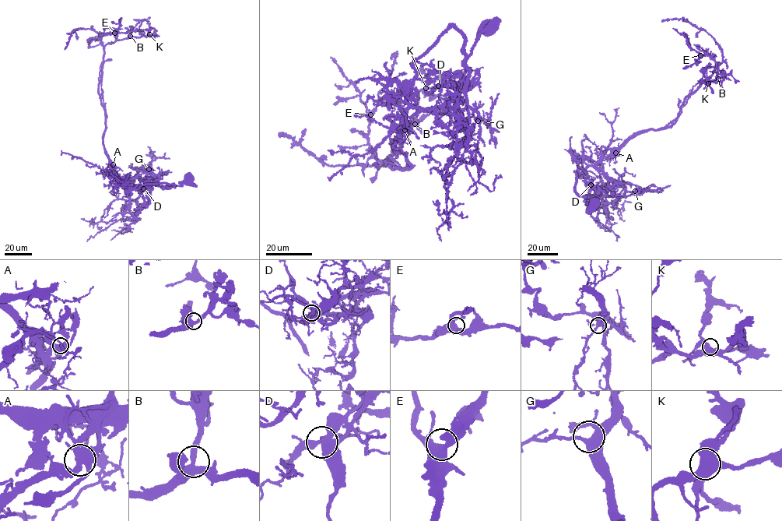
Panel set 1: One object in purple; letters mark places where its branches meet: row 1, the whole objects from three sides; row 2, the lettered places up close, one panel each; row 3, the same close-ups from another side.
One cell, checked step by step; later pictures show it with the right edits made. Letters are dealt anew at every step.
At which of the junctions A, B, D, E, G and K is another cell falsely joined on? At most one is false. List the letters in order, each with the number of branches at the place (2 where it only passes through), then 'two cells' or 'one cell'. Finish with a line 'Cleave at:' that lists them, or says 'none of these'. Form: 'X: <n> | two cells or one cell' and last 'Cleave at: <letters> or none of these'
A: 5 | one cell
B: 4 | one cell
D: 4 | one cell
E: 4 | one cell
G: 3 | one cell
K: 4 | one cell
Cleave at: none of these

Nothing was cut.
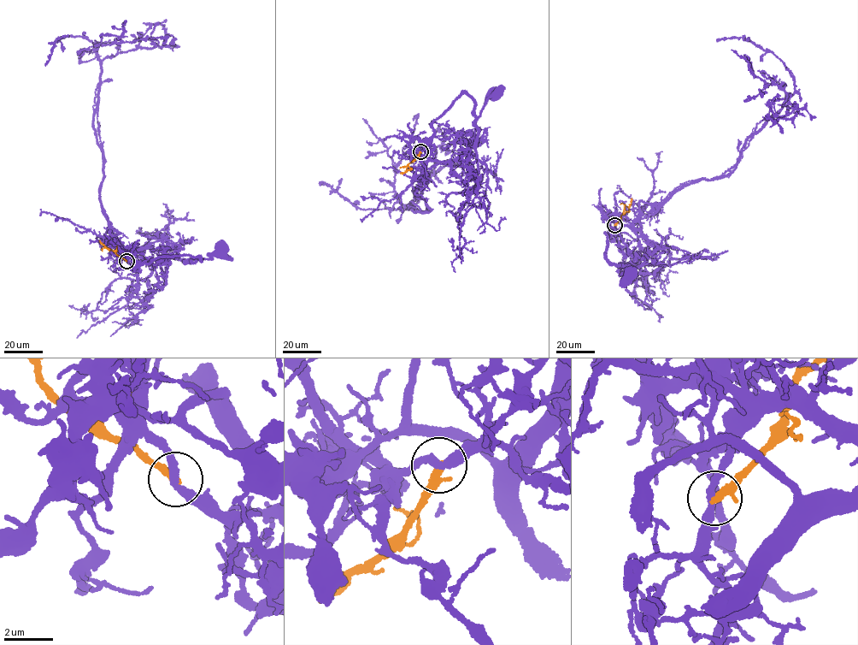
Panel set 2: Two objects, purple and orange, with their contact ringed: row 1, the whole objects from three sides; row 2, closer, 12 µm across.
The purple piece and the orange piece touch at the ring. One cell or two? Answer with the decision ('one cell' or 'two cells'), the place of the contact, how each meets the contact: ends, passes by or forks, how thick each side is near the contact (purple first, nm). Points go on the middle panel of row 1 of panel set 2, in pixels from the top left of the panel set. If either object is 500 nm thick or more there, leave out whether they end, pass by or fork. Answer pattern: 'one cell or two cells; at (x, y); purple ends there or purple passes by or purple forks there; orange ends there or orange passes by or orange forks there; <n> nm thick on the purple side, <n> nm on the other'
two cells; at (420, 151); purple passes by; orange ends there; 280 nm thick on the purple side, 320 nm on the other

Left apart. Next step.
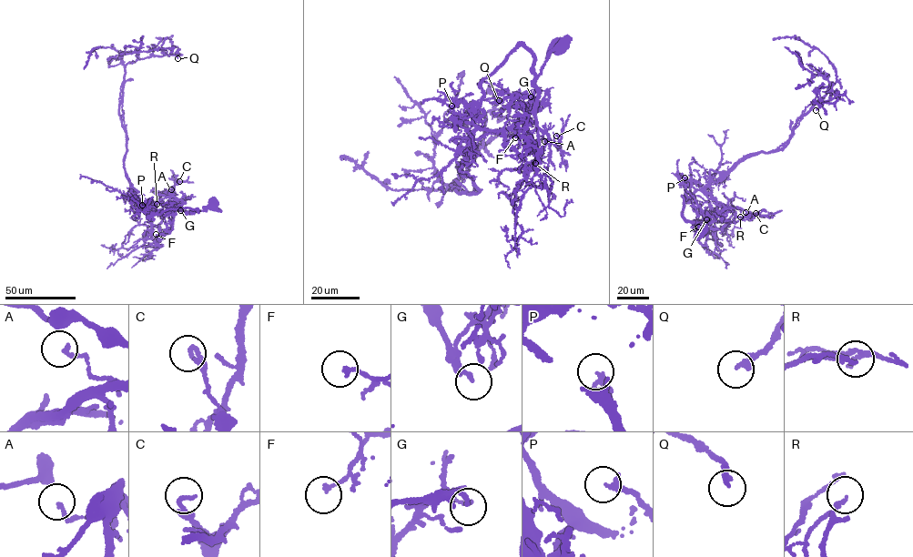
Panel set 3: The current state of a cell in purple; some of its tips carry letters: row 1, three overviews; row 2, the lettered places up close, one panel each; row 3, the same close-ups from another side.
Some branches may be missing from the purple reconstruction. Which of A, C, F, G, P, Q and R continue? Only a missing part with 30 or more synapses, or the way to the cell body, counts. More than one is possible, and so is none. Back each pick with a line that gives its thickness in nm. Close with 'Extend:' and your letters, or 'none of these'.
Extend: none of these

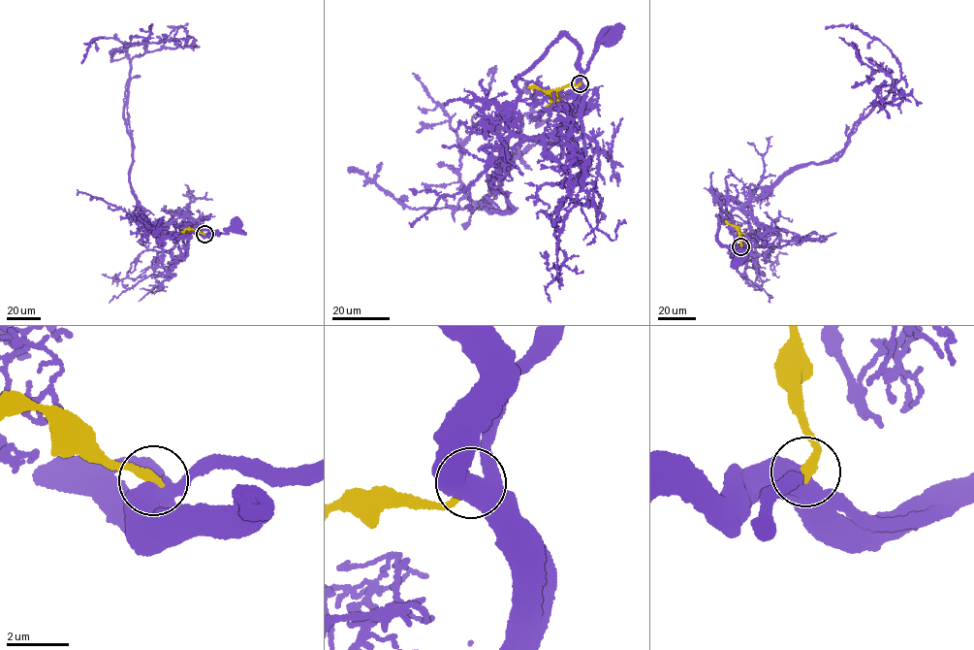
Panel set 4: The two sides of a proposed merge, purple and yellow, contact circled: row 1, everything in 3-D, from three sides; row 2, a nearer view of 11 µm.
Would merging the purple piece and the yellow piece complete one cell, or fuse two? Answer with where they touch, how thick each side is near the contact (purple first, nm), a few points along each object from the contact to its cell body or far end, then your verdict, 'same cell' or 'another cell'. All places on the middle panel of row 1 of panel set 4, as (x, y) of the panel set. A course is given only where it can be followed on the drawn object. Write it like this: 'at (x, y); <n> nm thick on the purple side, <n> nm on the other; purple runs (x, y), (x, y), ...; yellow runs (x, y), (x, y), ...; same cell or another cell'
at (580, 83); 550 nm thick on the purple side, 300 nm on the other; purple runs (579, 83), (596, 46), (596, 48), (602, 41), (614, 39), (608, 35); yellow runs (580, 82), (547, 92), (528, 87); another cell

